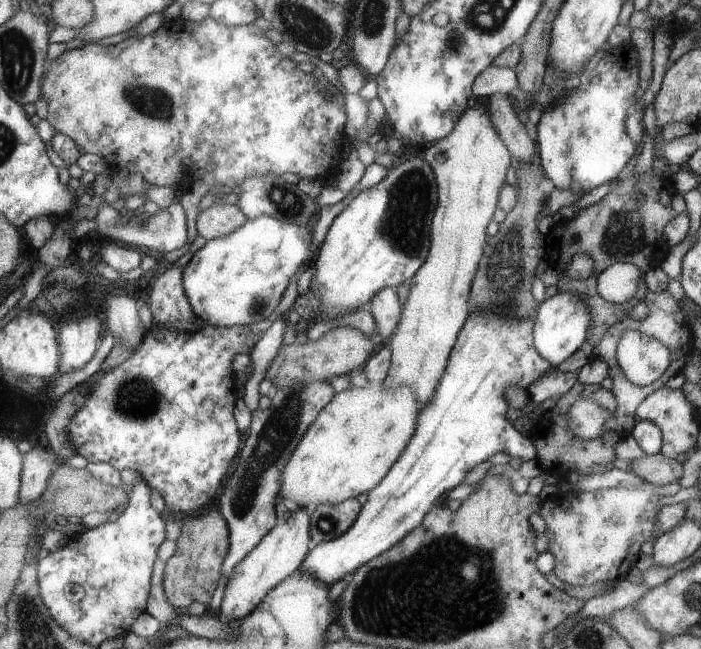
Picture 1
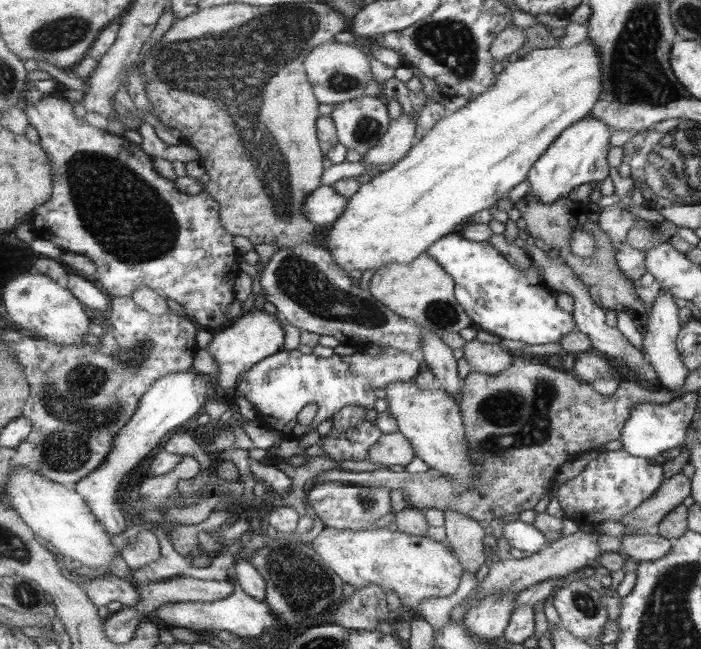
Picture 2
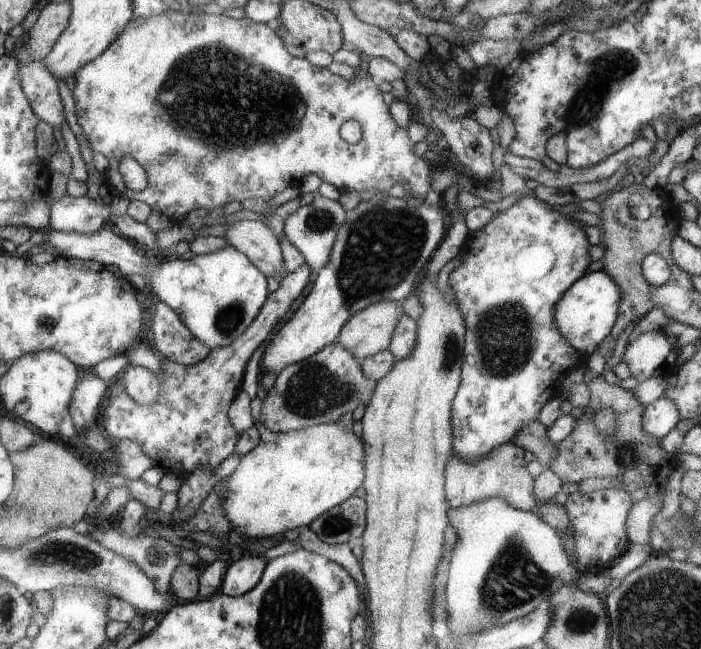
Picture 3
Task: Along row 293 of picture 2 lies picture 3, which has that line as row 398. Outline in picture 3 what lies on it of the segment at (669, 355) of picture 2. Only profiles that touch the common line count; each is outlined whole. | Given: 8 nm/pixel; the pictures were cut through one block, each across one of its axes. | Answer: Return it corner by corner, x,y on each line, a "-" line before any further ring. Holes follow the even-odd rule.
661,396
645,408
645,430
655,438
665,438
679,424
679,410
675,404

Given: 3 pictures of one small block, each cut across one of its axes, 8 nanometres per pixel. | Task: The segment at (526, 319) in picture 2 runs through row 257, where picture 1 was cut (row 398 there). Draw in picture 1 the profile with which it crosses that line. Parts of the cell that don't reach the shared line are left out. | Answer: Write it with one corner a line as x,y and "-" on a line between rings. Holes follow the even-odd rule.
471,310
471,318
449,358
449,368
445,370
433,400
423,406
421,424
409,450
393,466
389,476
363,498
365,508
361,510
357,524
341,538
313,546
313,552
297,574
317,578
331,588
349,574
355,576
365,564
385,556
411,536
425,522
439,498
463,484
475,466
489,460
499,450
509,452
523,462
539,458
533,438
525,438
515,430
515,416
507,402
507,388
529,388
553,368
553,364
535,348
535,326
537,320
533,318
511,322
509,318
491,312
473,314

